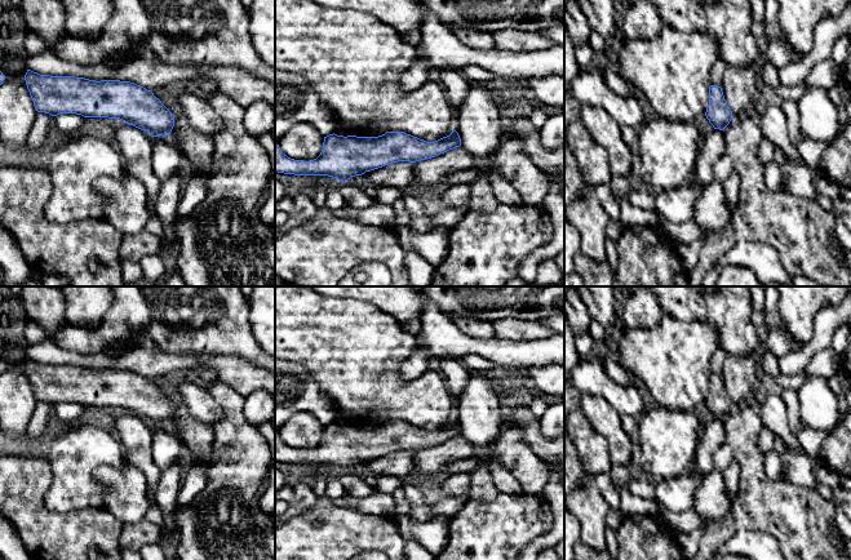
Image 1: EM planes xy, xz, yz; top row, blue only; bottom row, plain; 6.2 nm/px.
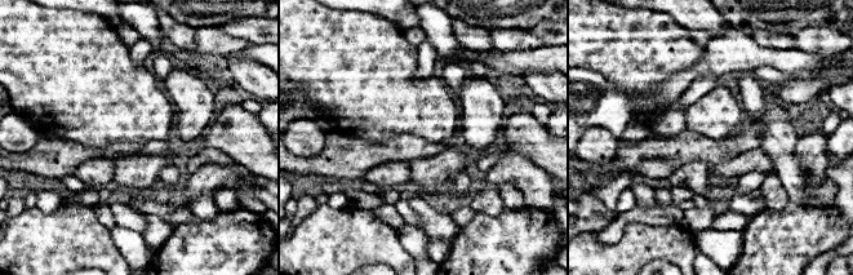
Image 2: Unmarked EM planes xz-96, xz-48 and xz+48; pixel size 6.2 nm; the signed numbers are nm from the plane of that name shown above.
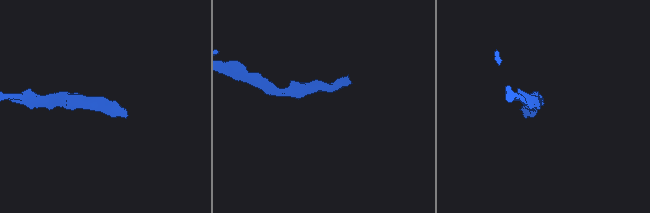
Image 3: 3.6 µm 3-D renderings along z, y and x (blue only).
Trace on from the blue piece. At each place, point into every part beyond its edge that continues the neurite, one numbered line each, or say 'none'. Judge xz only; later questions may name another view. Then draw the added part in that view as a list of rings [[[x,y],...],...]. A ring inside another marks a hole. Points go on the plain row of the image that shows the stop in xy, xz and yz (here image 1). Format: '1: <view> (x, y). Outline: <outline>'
none

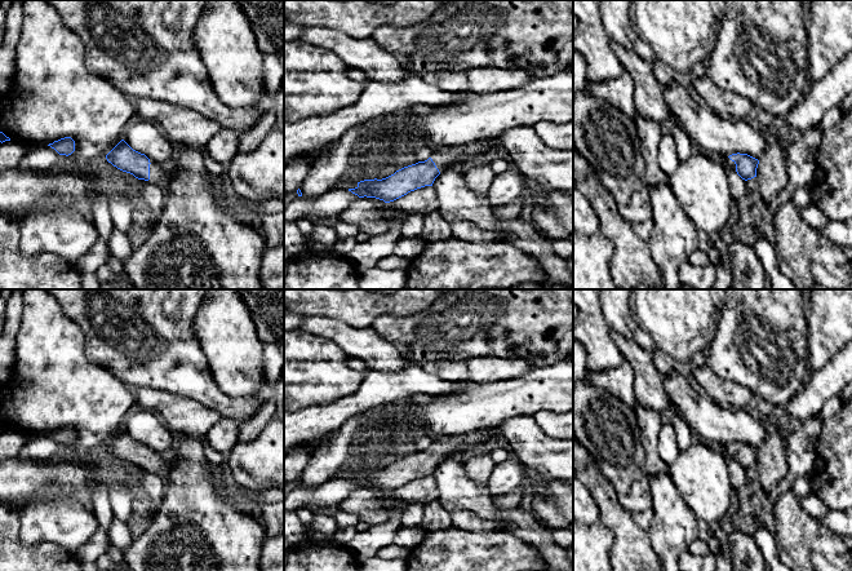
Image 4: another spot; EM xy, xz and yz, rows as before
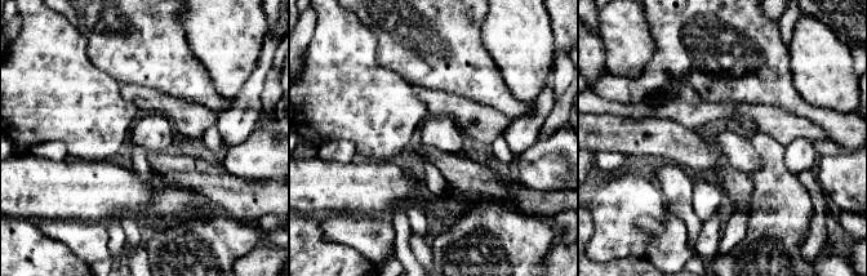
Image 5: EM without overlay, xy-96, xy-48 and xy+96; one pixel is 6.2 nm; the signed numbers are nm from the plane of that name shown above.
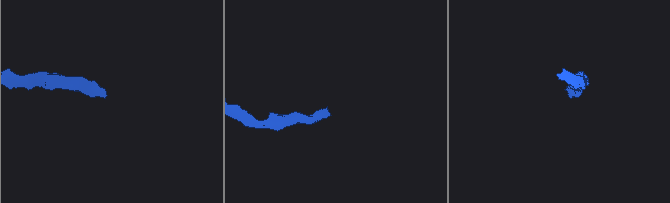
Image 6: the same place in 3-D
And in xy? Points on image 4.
1: xy (159, 465). Outline: [[[150,450],[150,452],[148,470],[168,482],[173,472],[173,464],[168,459],[165,459],[164,455],[160,455],[154,450]]]

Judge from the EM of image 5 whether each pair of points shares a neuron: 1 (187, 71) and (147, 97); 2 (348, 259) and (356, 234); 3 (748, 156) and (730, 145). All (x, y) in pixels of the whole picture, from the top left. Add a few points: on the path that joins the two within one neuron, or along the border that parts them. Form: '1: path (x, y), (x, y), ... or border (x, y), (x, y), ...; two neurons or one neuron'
1: border (129, 83), (152, 87), (187, 101); two neurons
2: border (324, 237), (332, 243), (348, 245), (373, 262); two neurons
3: path (745, 156), (734, 146); one neuron

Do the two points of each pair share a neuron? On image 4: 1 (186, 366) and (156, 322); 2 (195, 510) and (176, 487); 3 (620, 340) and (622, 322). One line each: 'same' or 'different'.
1: same
2: same
3: different

